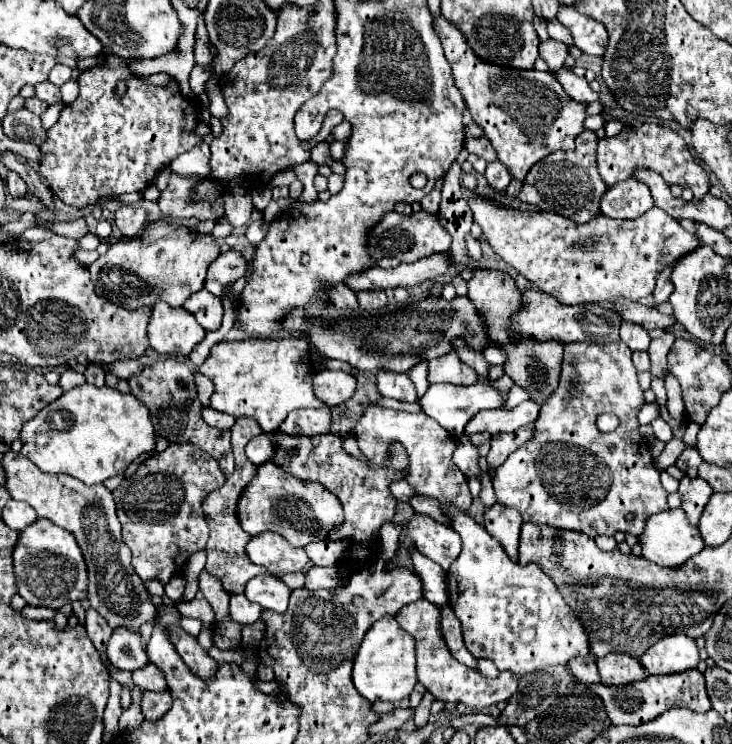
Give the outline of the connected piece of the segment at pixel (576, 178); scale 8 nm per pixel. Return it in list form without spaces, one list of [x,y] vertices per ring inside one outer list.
[[[584,131],[578,135],[576,151],[556,151],[538,161],[524,179],[520,199],[540,207],[542,211],[558,213],[578,223],[586,223],[596,217],[600,213],[598,203],[606,191],[606,183],[602,183],[602,177],[596,171],[596,143],[596,135],[592,131]]]

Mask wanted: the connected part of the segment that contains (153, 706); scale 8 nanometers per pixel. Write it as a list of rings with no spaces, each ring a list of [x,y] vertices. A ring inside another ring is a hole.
[[[168,691],[166,693],[144,693],[144,697],[142,697],[142,713],[150,721],[162,719],[168,713],[170,703],[172,703],[172,697],[170,697]]]

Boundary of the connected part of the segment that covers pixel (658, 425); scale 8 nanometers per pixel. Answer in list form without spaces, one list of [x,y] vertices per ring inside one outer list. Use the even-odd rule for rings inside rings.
[[[658,417],[658,419],[654,419],[652,421],[652,429],[654,429],[654,435],[660,439],[660,441],[670,441],[672,439],[672,429],[670,429],[670,425],[662,419],[662,417]]]

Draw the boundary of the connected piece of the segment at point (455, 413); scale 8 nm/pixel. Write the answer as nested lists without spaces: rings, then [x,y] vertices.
[[[434,383],[428,387],[428,391],[418,399],[418,405],[422,409],[422,413],[426,413],[428,417],[432,419],[438,419],[438,423],[448,429],[454,437],[460,437],[464,433],[464,425],[482,409],[498,409],[502,407],[502,399],[498,395],[496,389],[488,387],[488,385],[480,385],[480,383],[474,383],[474,385],[468,385],[468,387],[462,387],[462,385],[452,385],[452,383]]]

